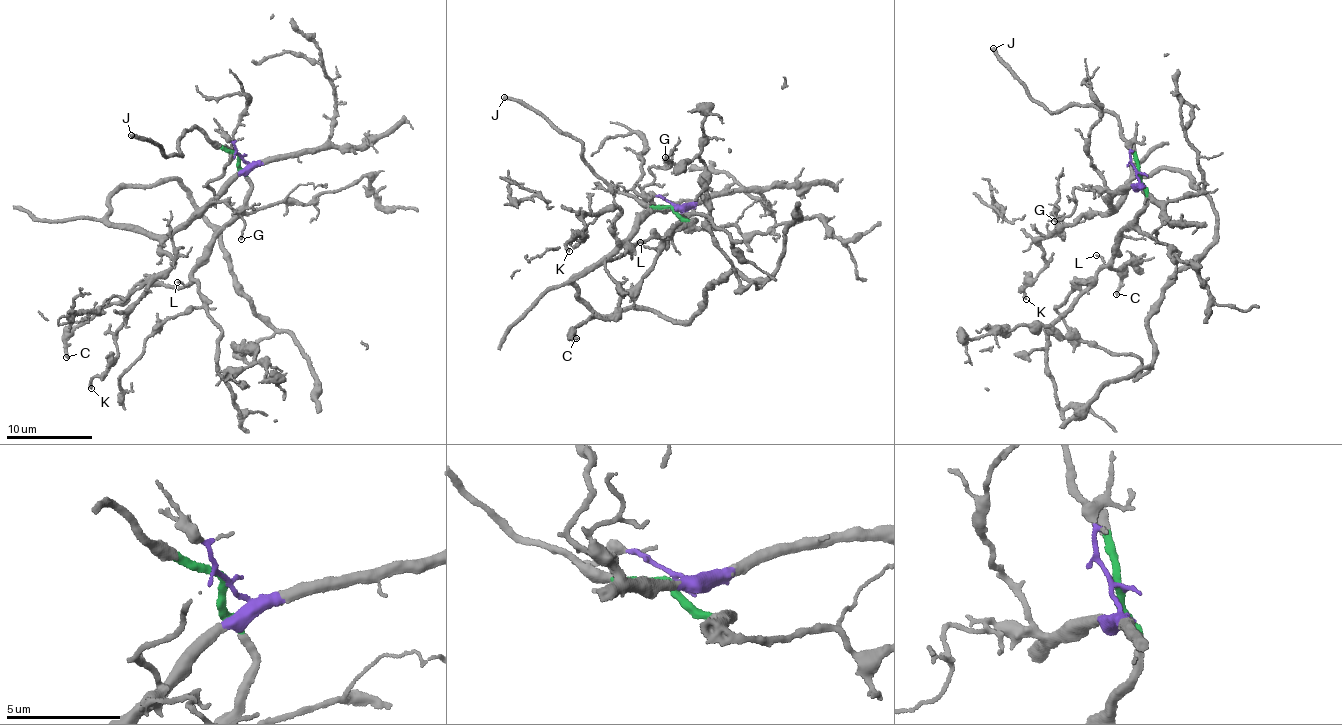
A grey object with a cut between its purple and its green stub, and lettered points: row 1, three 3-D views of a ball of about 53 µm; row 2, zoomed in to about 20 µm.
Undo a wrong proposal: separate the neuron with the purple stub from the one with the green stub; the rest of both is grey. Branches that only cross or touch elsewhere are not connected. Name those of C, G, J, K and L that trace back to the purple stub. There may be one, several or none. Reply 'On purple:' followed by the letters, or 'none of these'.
On purple: G, K

